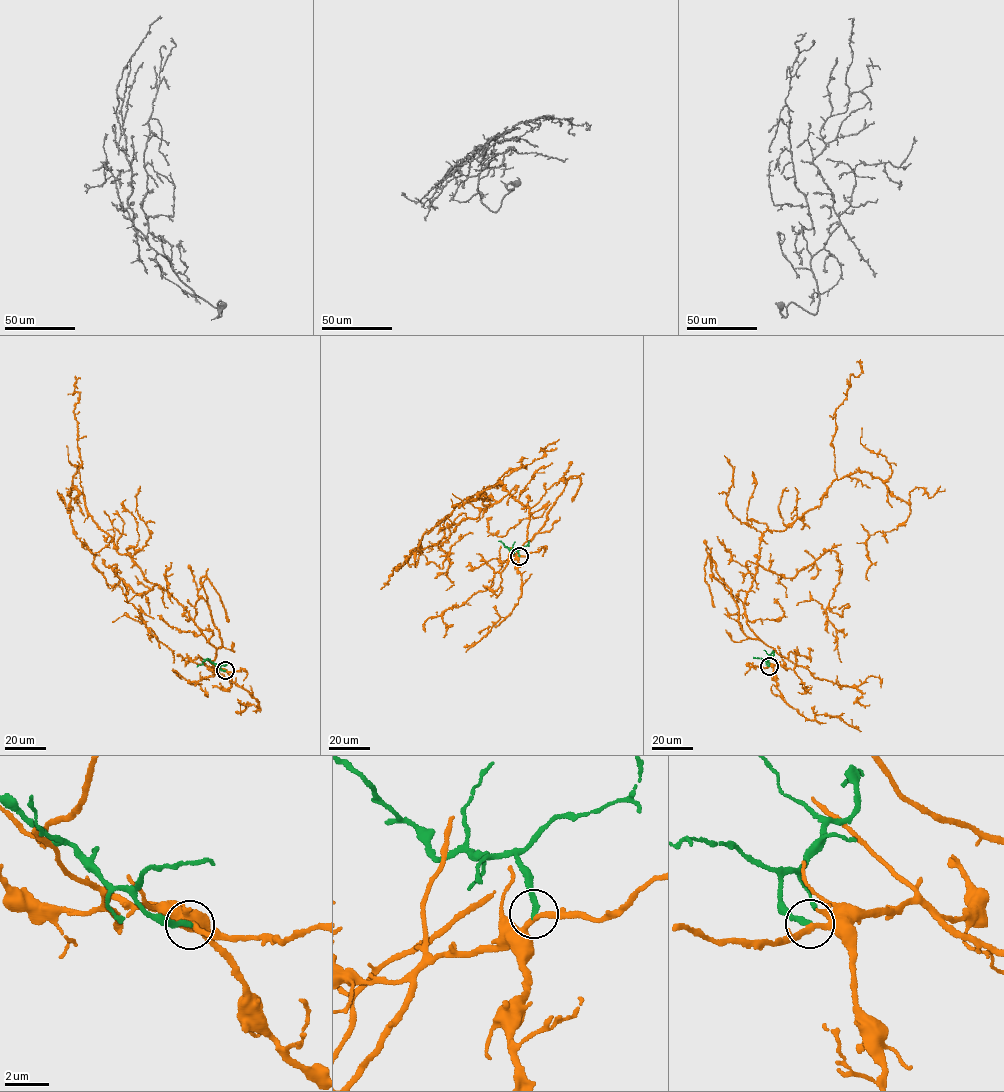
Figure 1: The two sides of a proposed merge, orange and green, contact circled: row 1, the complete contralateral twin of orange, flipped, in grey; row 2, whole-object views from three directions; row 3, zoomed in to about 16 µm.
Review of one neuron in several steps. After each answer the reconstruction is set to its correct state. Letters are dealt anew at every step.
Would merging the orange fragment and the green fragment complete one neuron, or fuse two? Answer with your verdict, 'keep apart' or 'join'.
keep apart

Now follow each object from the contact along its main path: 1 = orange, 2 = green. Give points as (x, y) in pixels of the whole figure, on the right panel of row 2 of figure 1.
1: (769, 666), (795, 665), (747, 624), (763, 532), (863, 471), (910, 511), (866, 541), (869, 581)
2: (769, 666), (766, 662), (773, 652), (769, 656)

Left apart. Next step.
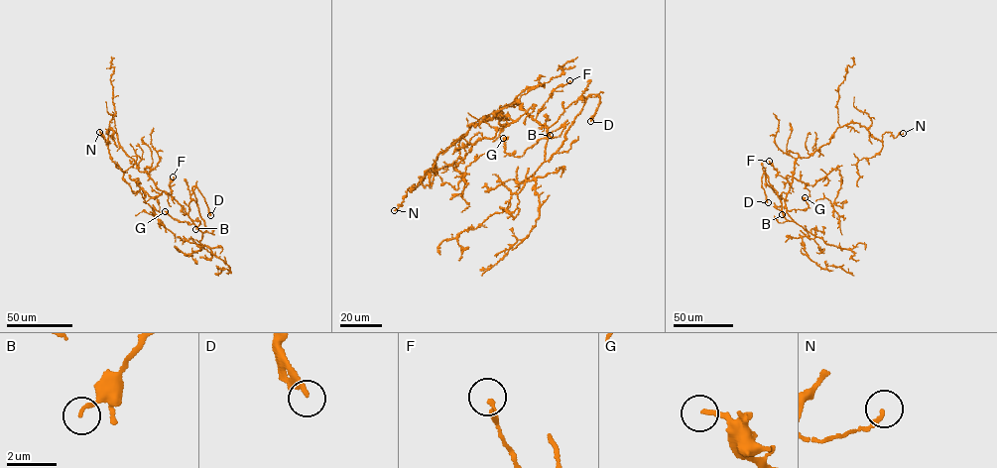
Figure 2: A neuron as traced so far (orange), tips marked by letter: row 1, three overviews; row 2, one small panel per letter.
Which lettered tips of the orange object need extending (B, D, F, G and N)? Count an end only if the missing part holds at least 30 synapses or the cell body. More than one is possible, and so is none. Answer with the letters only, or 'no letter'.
D

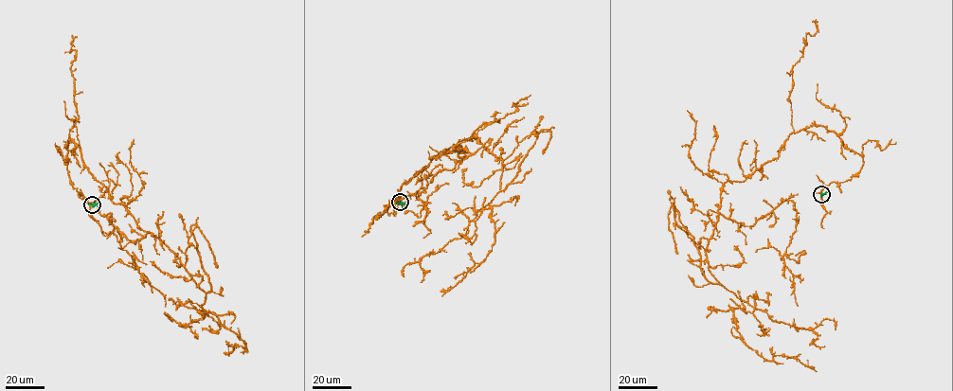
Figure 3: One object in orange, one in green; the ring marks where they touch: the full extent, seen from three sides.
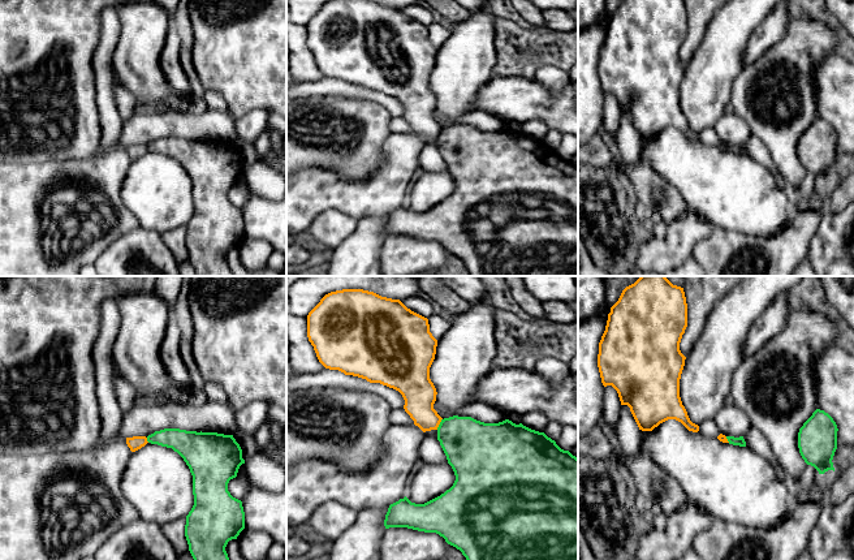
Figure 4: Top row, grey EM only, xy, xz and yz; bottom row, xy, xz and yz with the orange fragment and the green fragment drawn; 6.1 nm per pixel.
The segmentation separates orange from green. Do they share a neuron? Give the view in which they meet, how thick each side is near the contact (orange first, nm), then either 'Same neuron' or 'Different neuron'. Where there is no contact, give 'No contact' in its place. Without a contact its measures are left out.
Touches orange in xz. Thickness 200 nm (orange) against 340 nm. Different neuron

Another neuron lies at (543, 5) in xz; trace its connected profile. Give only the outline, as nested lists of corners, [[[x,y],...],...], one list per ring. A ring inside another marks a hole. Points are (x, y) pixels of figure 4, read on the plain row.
[[[529,0],[538,7],[542,12],[549,9],[572,10],[578,7],[578,0]]]

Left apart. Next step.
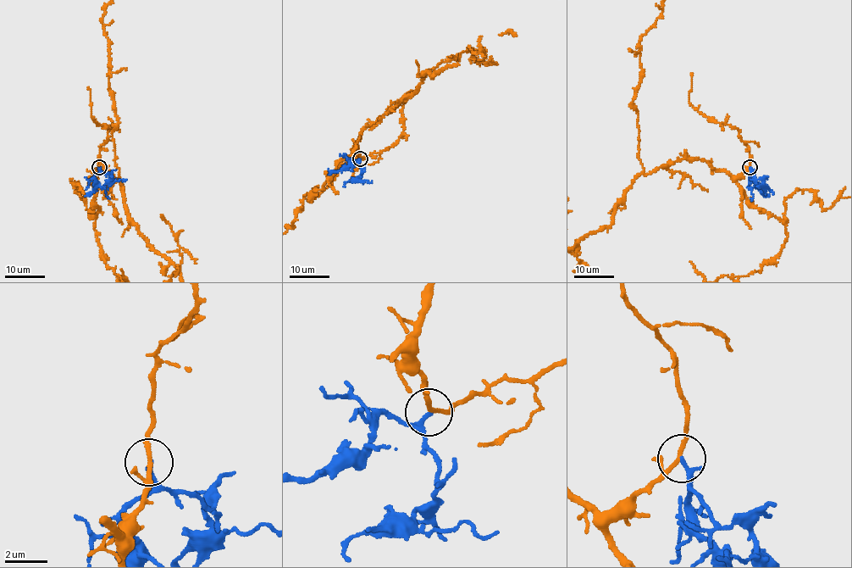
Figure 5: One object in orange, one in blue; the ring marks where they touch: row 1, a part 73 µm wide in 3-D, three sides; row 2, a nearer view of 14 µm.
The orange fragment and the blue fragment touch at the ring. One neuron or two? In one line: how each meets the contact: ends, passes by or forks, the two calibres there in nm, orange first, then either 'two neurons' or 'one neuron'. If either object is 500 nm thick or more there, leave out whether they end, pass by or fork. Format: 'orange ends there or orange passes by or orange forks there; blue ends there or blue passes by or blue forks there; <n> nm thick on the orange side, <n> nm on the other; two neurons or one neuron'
orange passes by; blue ends there; 190 nm thick on the orange side, 220 nm on the other; two neurons

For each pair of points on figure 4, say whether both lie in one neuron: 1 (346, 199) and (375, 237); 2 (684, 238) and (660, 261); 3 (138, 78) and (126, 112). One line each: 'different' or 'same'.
1: different
2: same
3: different

